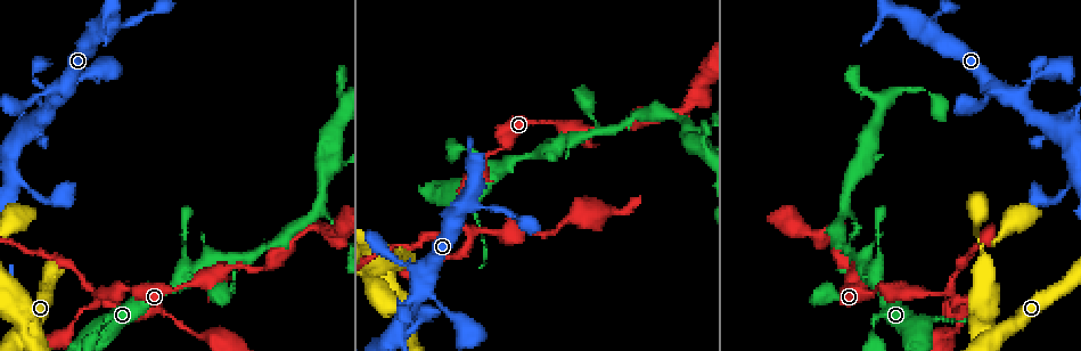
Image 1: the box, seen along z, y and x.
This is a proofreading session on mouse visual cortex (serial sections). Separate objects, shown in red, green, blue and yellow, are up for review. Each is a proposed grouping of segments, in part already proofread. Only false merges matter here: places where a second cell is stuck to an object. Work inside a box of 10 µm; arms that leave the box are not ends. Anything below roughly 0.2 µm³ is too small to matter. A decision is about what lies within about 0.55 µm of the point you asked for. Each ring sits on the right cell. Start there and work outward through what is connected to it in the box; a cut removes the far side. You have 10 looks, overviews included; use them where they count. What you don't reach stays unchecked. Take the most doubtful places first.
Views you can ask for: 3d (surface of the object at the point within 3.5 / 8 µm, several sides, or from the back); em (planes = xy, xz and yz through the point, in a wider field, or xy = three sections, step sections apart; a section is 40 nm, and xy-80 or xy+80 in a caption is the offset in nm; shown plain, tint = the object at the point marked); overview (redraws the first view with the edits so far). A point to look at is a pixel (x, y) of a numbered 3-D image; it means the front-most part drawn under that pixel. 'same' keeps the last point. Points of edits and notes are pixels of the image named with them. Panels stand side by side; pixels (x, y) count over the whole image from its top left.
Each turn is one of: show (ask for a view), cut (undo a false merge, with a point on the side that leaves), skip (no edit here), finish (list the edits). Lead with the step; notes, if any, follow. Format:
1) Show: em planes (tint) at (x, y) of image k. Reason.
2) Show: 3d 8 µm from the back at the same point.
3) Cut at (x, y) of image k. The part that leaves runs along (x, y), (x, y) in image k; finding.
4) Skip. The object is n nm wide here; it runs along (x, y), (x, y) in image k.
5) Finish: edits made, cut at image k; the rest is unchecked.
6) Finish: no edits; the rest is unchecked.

Show: 3d 3.5 µm at (470, 232) of image 1. Three arms meet.

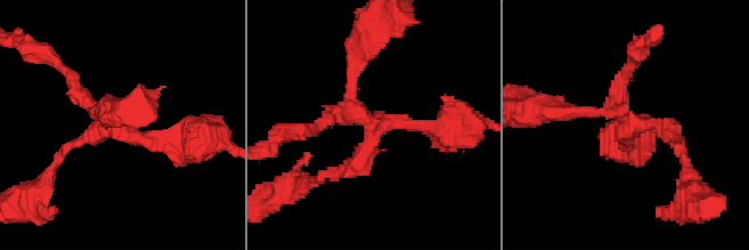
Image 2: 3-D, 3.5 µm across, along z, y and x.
Show: em xy step 3 (tint) at (627, 126) of image 2. Need the tissue.

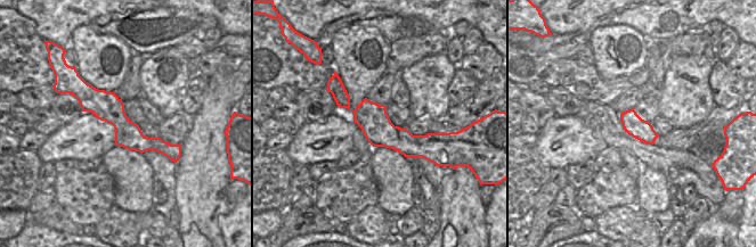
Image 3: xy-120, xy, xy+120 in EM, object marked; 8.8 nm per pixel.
Skip. It runs along (357, 63), (350, 106), (372, 124), (445, 127) in image 2; continuous, no second cell.

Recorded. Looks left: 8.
Show: 3d 3.5 µm at (317, 213) of image 1. Three arms meet.

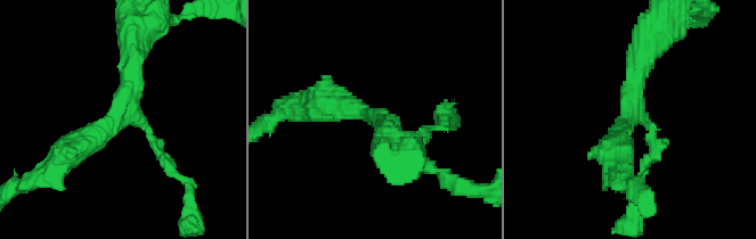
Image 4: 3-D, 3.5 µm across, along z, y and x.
Show: em planes (tint) at (630, 112) of image 4. 3 arms meet here; the arms are 150, 300, 400 nm wide; now the EM.

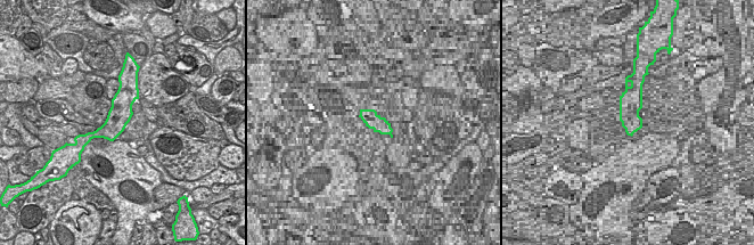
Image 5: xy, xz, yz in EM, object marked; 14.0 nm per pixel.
Skip. One cell here.

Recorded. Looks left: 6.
Show: 3d 3.5 µm at (990, 336) of image 1. Four-way junction.

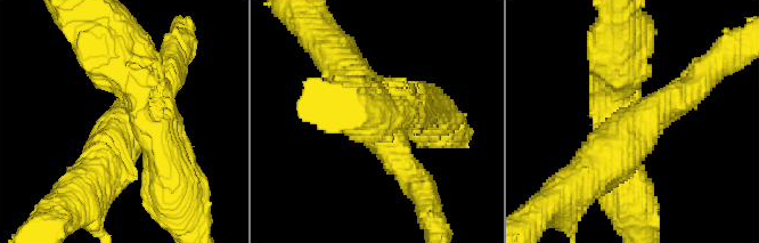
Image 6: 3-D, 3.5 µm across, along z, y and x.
Show: em xy step 3 (tint) at (132, 120) of image 6. Need the tissue.

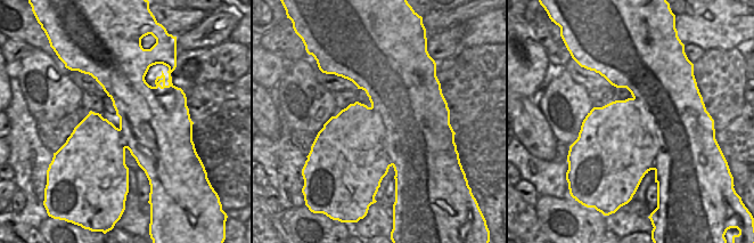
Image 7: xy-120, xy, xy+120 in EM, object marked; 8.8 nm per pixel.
Cut at (171, 154) of image 6. The part that leaves runs along (143, 112), (100, 24) in image 6; a second cell is stuck on.

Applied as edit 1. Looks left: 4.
Show: 3d 3.5 µm at (1018, 93) of image 1. Sudden change in width.

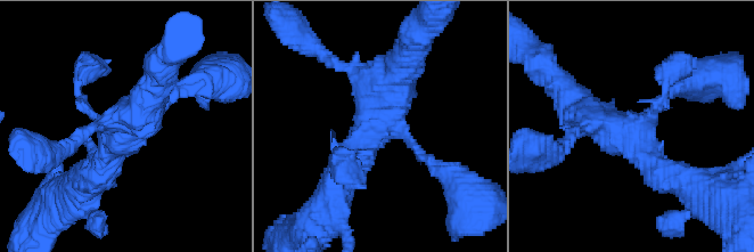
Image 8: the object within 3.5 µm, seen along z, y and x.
Show: em xy step 5 (tint) at (635, 123) of image 8.

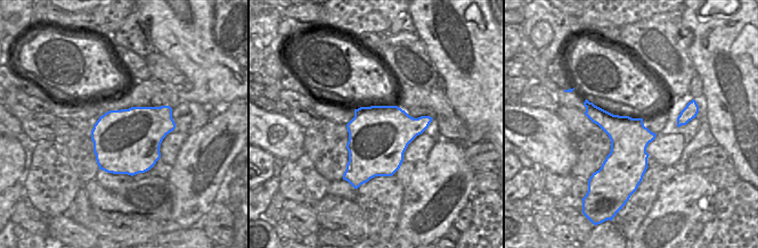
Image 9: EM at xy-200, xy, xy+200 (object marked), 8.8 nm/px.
Skip. The object is 550 nm wide here; it runs along (566, 92), (669, 177) in image 8; one cell here.

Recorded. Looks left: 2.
Finish: edits made, cut at image 6; the rest is unchecked.

